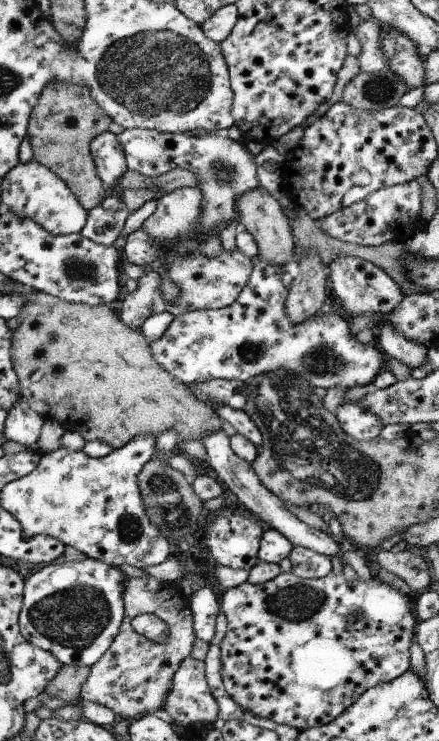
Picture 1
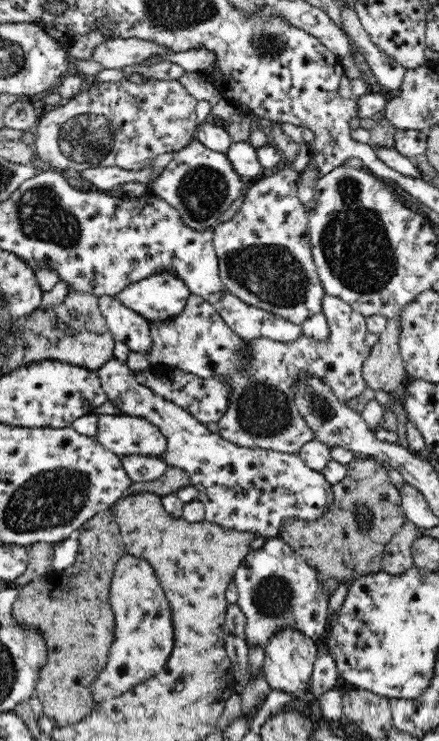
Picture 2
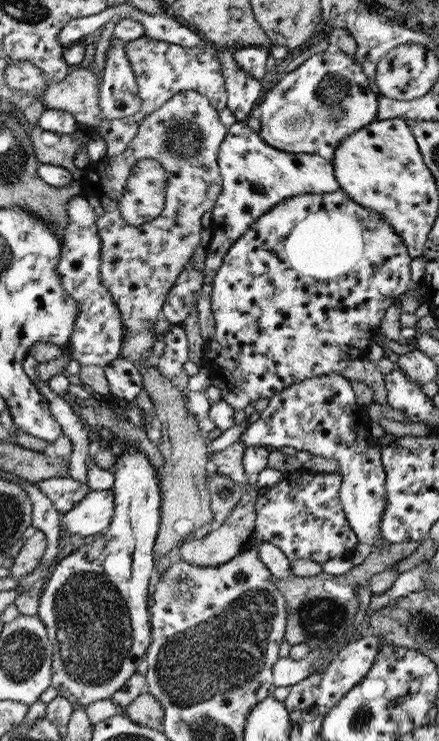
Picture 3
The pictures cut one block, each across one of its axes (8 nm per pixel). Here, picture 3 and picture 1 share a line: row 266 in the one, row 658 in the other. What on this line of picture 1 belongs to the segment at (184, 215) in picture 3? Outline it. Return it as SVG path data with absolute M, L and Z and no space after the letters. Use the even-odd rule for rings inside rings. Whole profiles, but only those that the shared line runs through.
M151 577L148 580L144 578L125 578L124 580L124 591L123 593L123 604L124 604L124 612L122 614L122 621L120 622L120 627L118 633L115 635L115 638L111 641L109 648L105 650L105 652L101 655L101 658L94 662L89 669L89 674L85 679L85 682L81 685L80 688L80 696L79 699L89 700L89 702L97 703L98 705L104 706L106 709L111 710L115 716L120 716L122 719L126 720L134 720L139 716L147 714L149 712L153 713L157 709L162 709L164 700L166 698L166 694L168 690L171 688L171 679L173 673L176 671L176 668L179 666L179 663L184 660L186 656L190 656L190 650L192 649L194 640L196 636L194 635L194 630L192 629L192 616L189 608L189 601L181 594L176 584L161 582L160 580L155 579L155 577ZM148 614L156 616L158 619L161 619L166 624L166 634L161 638L161 640L149 640L145 637L142 637L140 634L137 634L130 625L130 622L133 620L133 617Z

